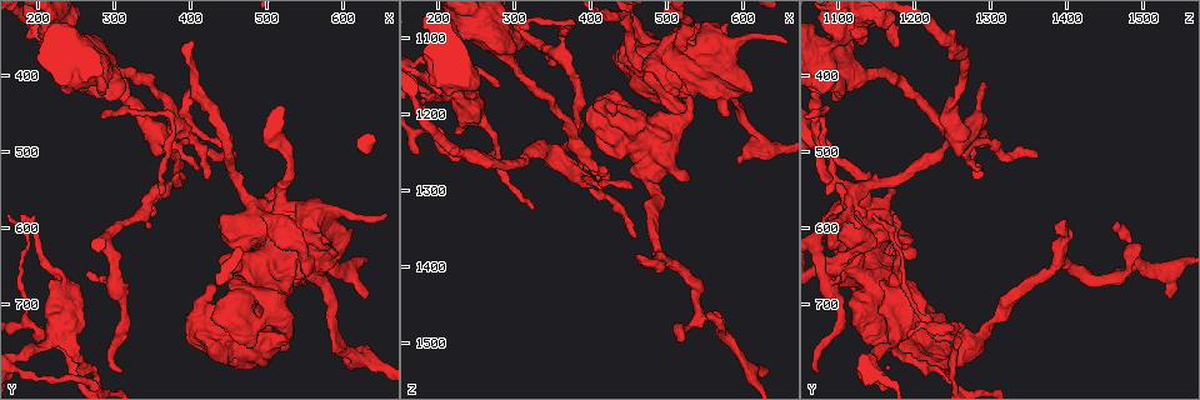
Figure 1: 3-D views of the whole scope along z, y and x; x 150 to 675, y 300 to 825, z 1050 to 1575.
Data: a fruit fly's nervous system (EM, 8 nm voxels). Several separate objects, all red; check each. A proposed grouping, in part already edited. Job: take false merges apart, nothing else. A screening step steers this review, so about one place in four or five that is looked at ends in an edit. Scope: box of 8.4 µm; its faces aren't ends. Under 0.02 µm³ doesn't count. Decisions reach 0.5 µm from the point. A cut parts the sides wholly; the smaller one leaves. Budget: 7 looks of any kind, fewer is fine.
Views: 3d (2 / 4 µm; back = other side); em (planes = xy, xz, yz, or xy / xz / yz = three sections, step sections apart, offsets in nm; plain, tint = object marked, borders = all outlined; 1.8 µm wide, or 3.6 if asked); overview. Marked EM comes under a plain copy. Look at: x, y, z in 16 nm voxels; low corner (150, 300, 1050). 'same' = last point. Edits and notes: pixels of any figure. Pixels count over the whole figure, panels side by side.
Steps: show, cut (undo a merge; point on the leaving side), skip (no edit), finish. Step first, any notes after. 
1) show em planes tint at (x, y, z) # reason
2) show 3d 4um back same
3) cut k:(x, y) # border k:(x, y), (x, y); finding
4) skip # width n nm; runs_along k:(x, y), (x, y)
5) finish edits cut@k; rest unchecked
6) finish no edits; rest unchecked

show em planes tint at (485, 580, 1130) # sudden change in width

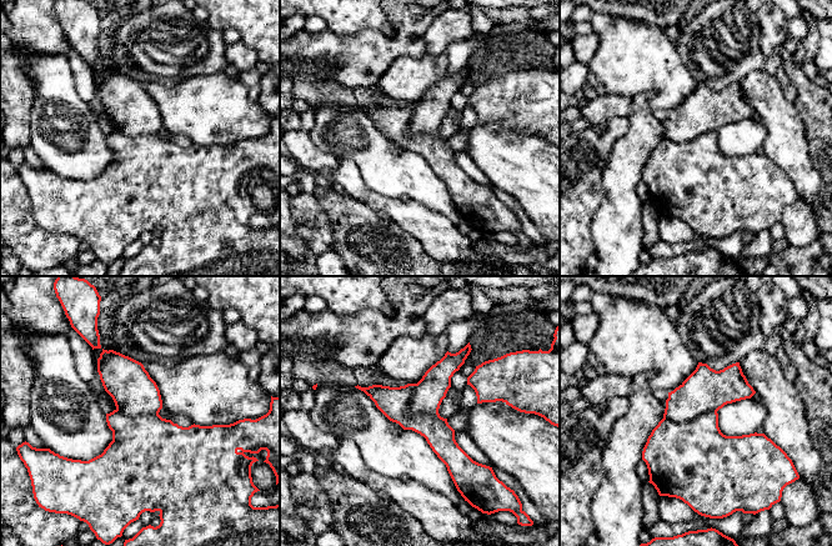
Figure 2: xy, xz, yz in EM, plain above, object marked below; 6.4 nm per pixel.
cut 2:(429, 392) # border 2:(415, 384), (410, 412), (436, 412); two cells meet here

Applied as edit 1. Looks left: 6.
show em planes tint at (370, 475, 1250) # thick turns thin

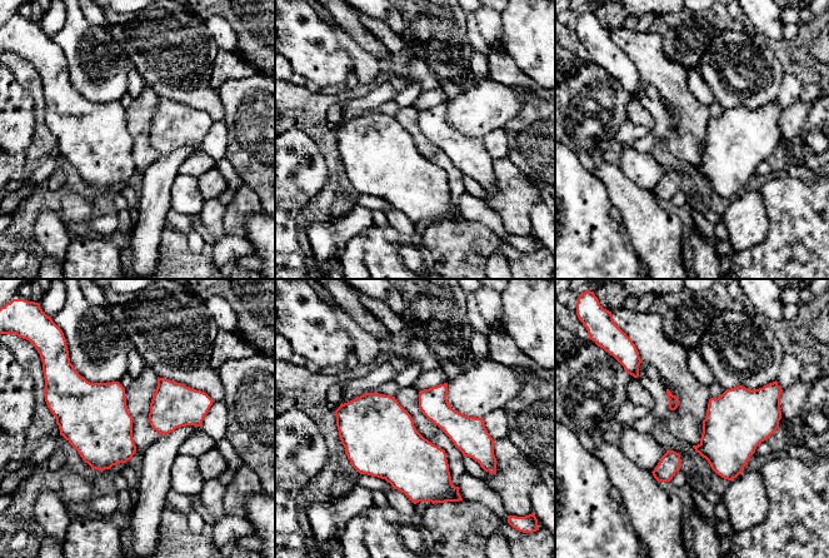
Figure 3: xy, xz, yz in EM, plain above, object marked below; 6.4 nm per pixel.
skip # one cell here

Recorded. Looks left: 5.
show 3d 4um at (275, 795, 1245) # sharp bend

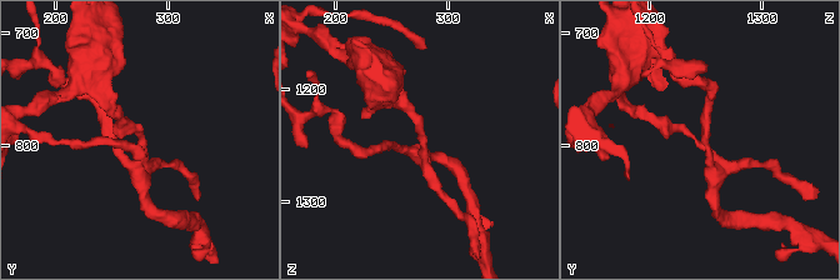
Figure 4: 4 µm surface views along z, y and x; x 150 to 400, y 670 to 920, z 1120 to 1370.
show em planes borders at (274, 796, 1244) # arms 3

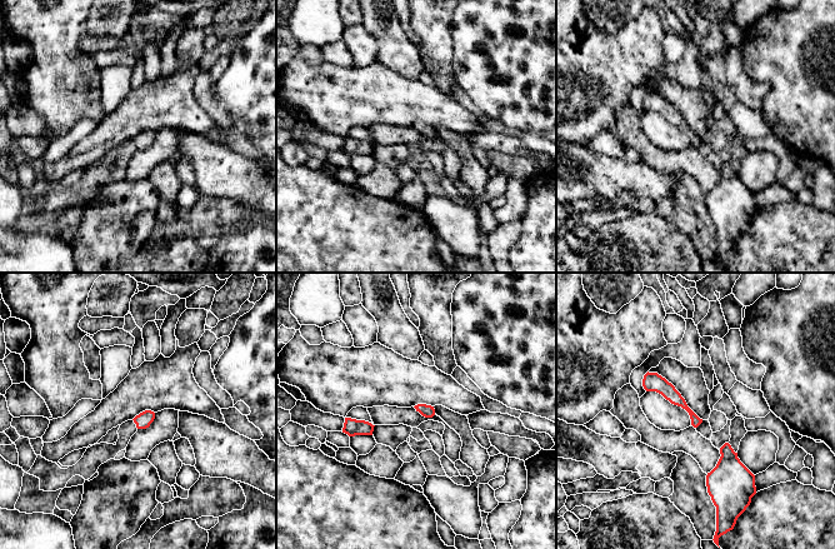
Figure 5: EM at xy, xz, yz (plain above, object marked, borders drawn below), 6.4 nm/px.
cut 5:(730, 484) # border 5:(721, 454), (736, 458); two cells meet here

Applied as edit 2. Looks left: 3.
finish edits cut@2, cut@5; rest unchecked

